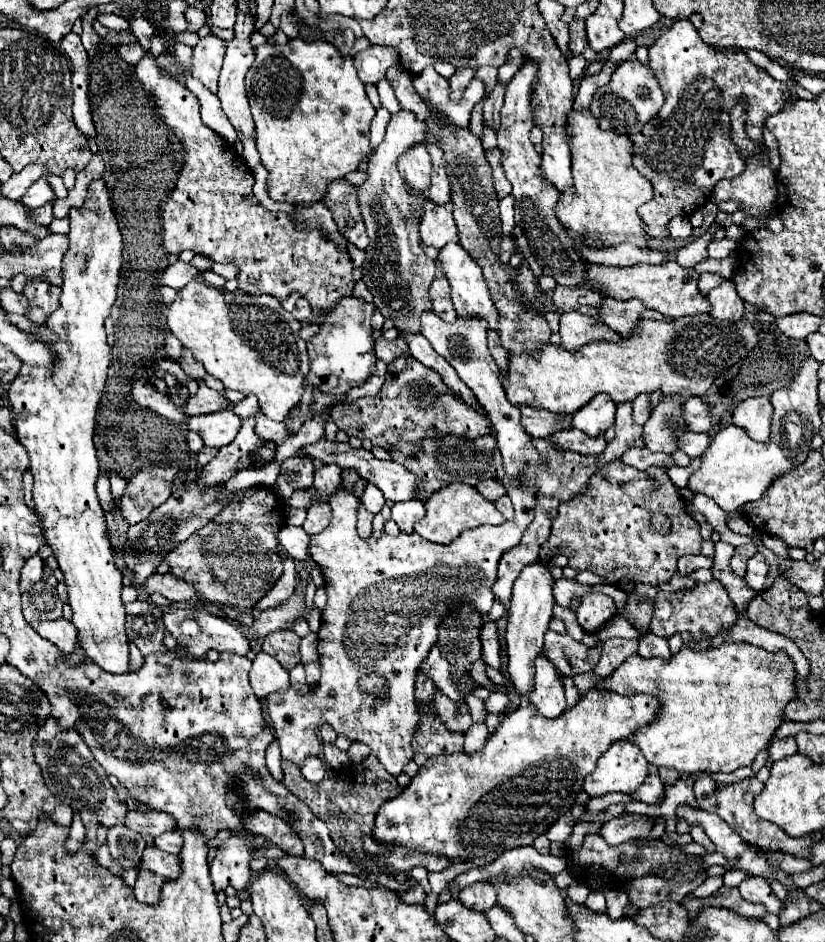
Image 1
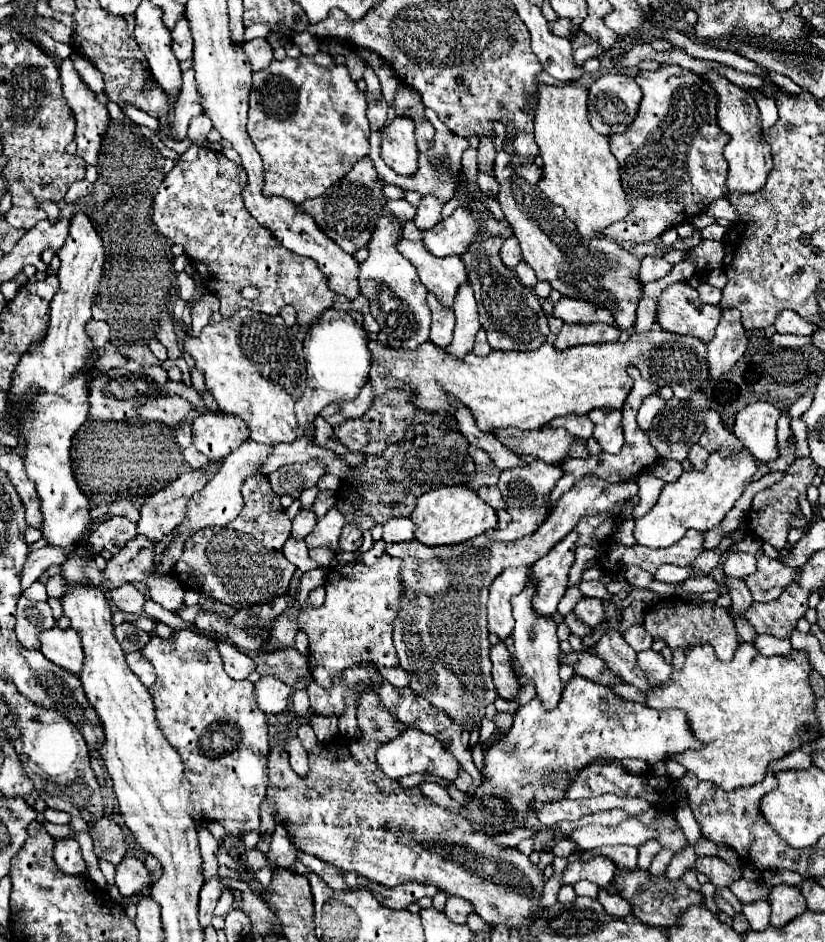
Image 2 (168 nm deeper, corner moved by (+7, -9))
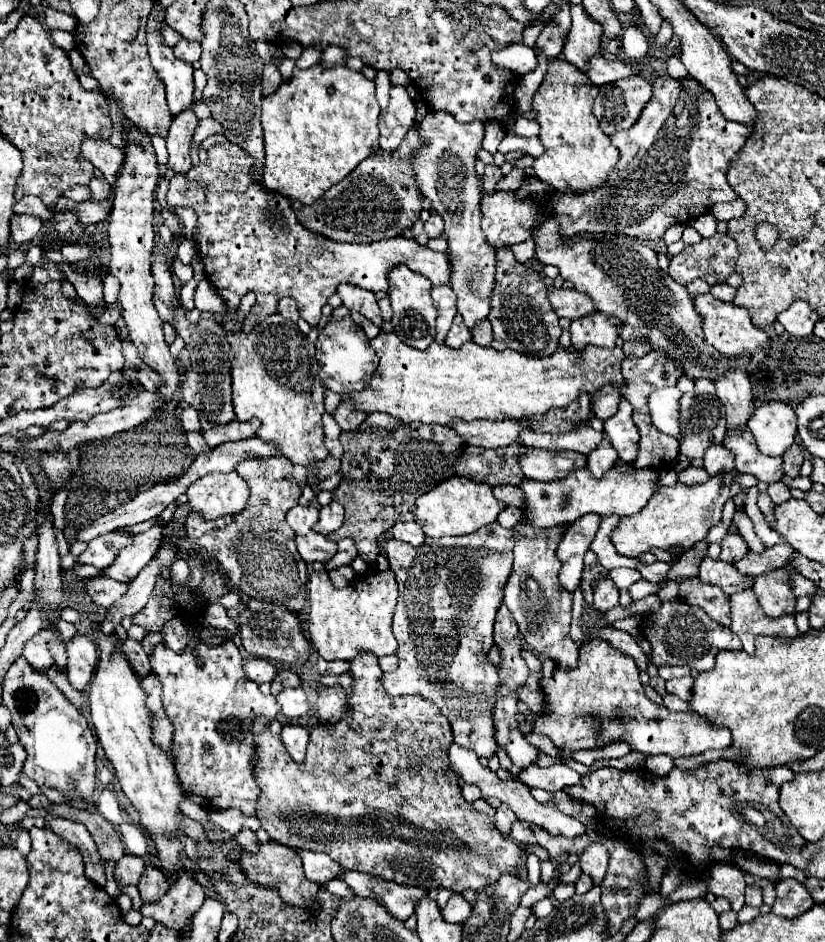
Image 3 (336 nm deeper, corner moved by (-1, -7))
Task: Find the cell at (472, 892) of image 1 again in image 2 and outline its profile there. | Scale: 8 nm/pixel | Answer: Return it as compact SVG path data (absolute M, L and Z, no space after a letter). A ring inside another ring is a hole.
M448 897L446 907L444 907L444 915L452 921L452 923L466 923L466 917L472 913L472 905L468 905L468 901L462 901L460 897Z

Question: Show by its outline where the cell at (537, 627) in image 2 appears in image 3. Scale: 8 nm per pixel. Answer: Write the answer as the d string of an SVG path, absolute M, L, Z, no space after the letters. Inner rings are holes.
M524 519L514 529L516 535L514 547L514 571L504 589L504 603L512 611L522 639L528 647L538 653L542 659L552 659L556 667L564 667L566 671L574 669L578 663L578 645L570 637L570 611L572 611L572 595L564 591L558 583L560 561L556 559L558 541L564 535L562 525L552 529L534 529L524 527Z

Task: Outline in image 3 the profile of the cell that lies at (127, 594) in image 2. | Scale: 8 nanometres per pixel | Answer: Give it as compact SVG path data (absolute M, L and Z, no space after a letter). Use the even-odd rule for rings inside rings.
M96 577L96 579L88 581L86 589L98 607L108 609L128 593L128 583L118 583L110 577Z

